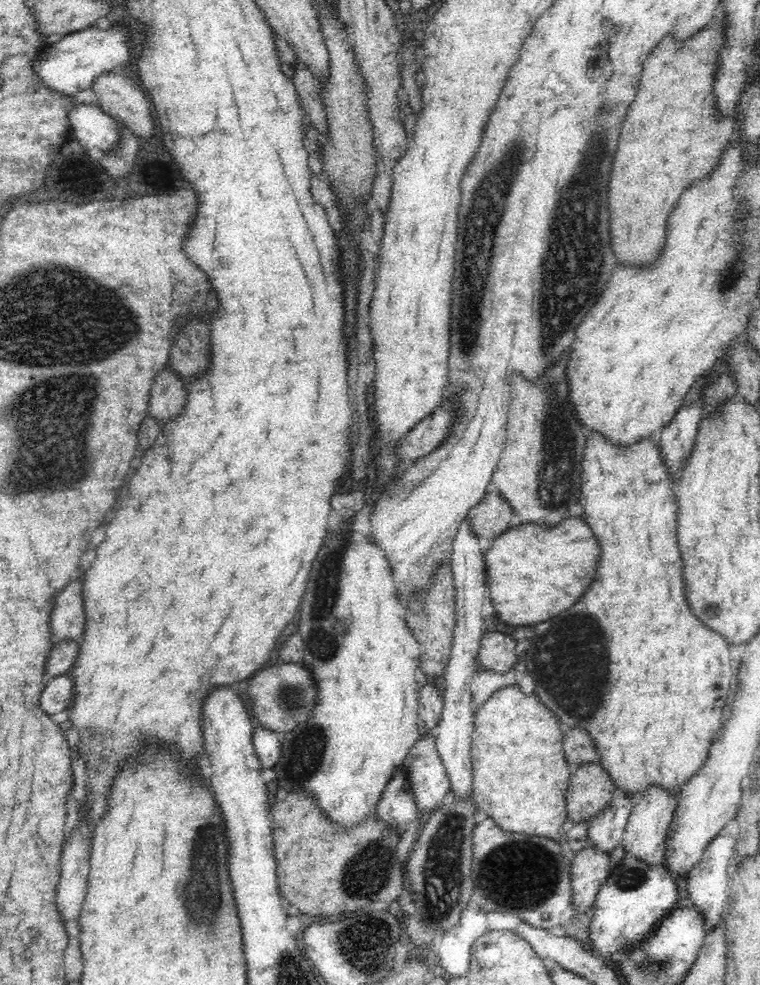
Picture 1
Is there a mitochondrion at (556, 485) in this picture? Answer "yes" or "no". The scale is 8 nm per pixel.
yes

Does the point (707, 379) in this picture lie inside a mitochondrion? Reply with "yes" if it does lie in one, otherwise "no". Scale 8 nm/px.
no

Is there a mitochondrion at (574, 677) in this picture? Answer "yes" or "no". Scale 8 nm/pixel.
yes

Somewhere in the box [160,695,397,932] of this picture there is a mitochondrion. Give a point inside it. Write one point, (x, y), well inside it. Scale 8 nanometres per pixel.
(305, 750)

